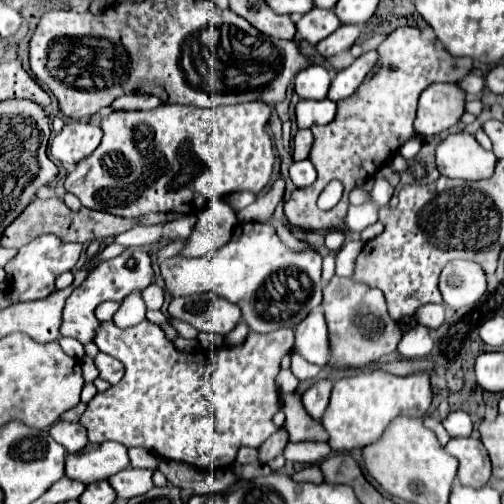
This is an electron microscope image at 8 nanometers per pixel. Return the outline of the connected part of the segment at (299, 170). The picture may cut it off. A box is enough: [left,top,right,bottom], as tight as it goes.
[290,160,316,188]

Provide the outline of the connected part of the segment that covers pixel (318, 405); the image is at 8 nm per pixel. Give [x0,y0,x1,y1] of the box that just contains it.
[302,380,332,420]

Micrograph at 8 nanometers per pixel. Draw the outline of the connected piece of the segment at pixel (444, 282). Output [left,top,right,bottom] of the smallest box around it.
[438,260,486,308]

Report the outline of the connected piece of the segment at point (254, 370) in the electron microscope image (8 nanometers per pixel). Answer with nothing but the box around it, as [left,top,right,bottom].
[80,320,292,470]

